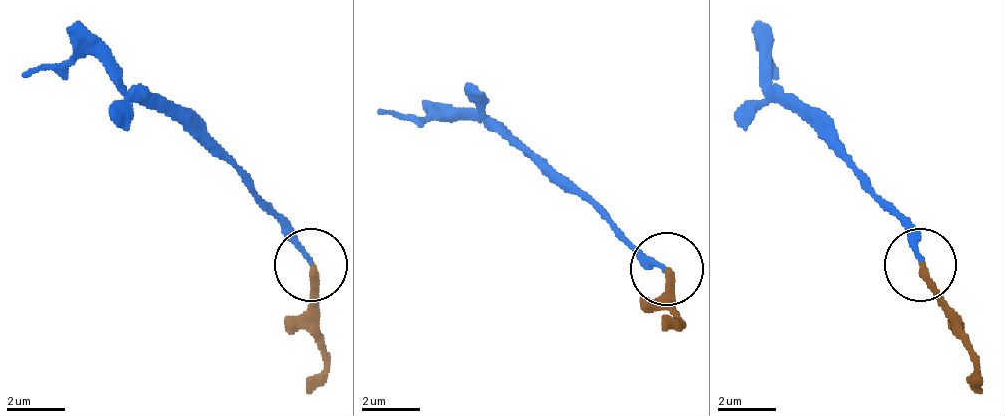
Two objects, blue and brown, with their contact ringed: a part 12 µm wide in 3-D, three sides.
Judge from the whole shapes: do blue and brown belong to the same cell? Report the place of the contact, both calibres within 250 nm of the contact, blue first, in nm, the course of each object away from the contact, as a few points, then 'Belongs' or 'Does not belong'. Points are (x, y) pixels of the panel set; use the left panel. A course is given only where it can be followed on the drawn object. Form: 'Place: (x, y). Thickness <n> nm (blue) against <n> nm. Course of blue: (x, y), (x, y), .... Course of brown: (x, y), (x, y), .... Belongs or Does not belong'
Place: (311, 265). Thickness 140 nm (blue) against 240 nm. Course of blue: (313, 267), (291, 223), (138, 92), (101, 55), (43, 62), (21, 77). Course of brown: (313, 267), (320, 369), (305, 391). Belongs

